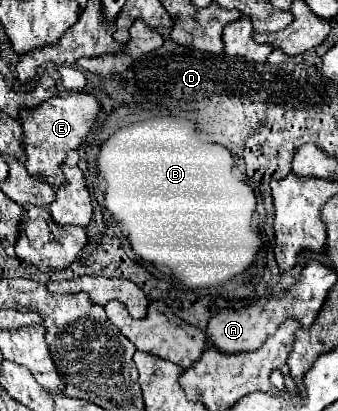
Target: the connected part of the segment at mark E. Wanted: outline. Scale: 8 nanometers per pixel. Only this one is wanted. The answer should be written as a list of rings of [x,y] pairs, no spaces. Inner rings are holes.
[[[61,94],[43,102],[35,110],[21,110],[21,124],[25,134],[25,168],[27,172],[51,186],[65,184],[61,166],[67,158],[67,150],[77,150],[83,138],[97,126],[97,114],[101,102],[91,94]]]

